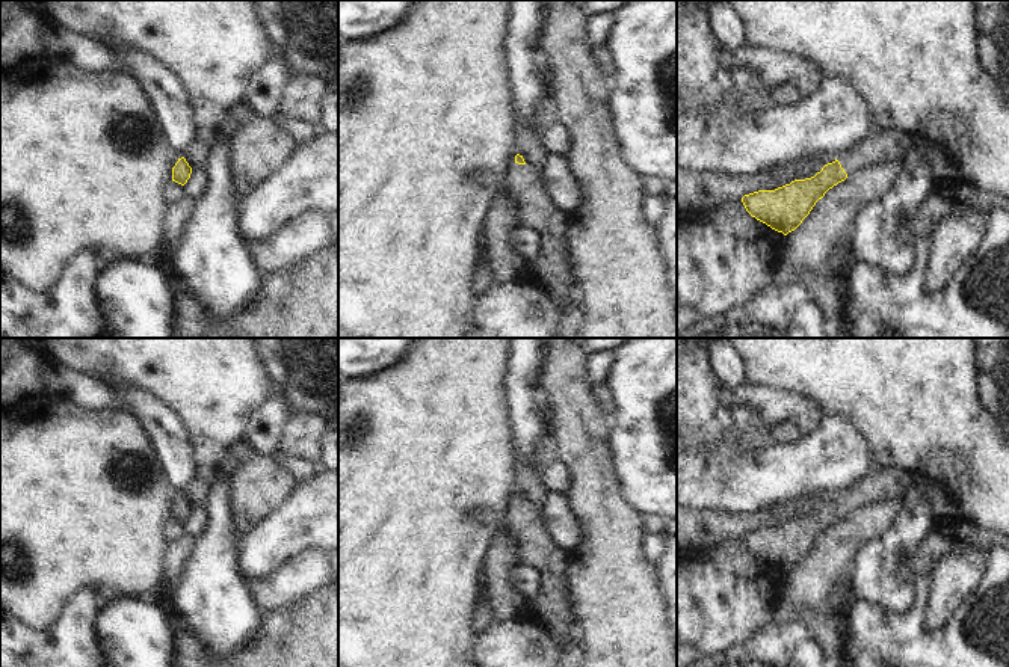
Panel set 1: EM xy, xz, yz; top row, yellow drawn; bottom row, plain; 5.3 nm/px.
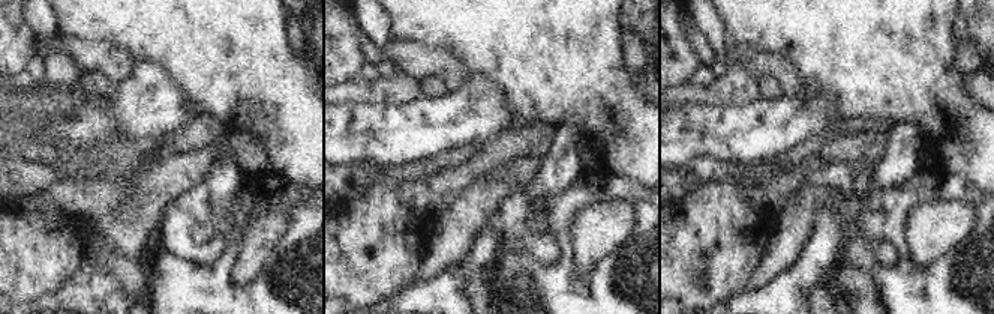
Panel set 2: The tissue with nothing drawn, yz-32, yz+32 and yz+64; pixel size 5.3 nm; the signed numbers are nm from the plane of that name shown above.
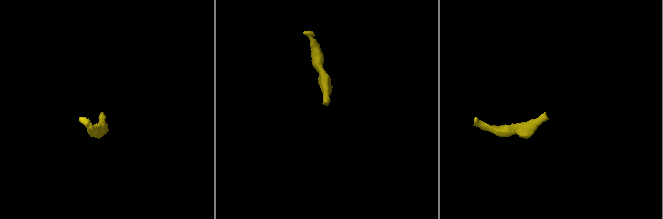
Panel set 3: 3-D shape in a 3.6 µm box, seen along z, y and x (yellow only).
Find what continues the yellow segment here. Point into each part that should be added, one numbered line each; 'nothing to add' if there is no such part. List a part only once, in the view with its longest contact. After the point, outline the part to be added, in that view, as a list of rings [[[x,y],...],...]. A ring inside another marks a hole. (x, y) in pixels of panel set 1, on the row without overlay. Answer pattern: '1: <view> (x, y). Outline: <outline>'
1: yz (885, 485). Outline: [[[902,468],[879,469],[837,492],[835,496],[847,515],[852,515],[867,504],[903,499],[915,477]]]

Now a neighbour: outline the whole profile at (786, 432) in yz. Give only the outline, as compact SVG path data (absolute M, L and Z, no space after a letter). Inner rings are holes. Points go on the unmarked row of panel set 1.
M790 421L778 423L770 430L776 444L788 445L804 438L798 426Z

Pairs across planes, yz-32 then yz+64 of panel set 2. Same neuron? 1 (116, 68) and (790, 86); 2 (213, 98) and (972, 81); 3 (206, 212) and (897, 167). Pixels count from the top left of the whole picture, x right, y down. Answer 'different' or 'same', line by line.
1: same
2: different
3: same

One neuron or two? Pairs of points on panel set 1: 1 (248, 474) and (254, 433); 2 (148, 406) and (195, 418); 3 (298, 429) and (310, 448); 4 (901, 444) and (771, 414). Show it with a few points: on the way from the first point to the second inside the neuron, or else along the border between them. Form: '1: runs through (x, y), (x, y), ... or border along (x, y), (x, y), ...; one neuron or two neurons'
1: border along (254, 451), (269, 456); two neurons
2: border along (148, 393), (177, 415), (191, 447); two neurons
3: runs through (301, 433), (305, 444); one neuron
4: border along (793, 393), (808, 397), (823, 414); two neurons

